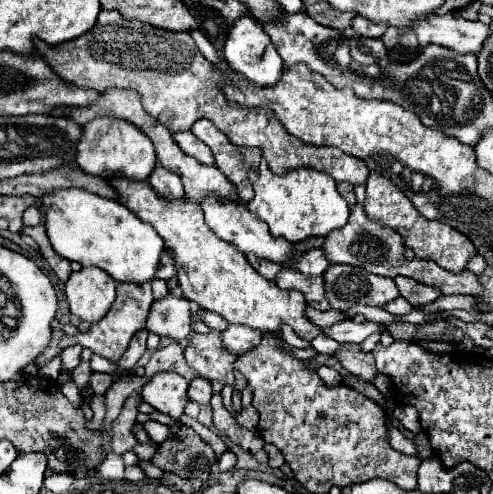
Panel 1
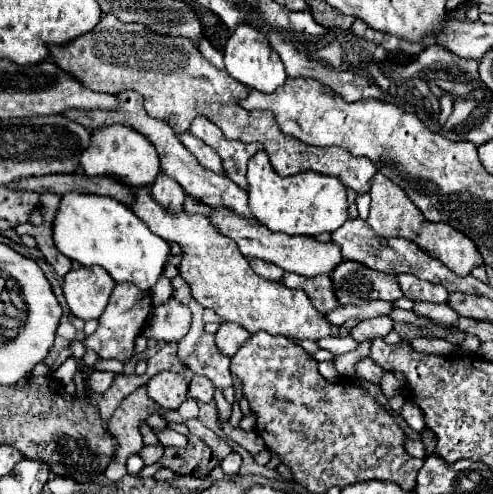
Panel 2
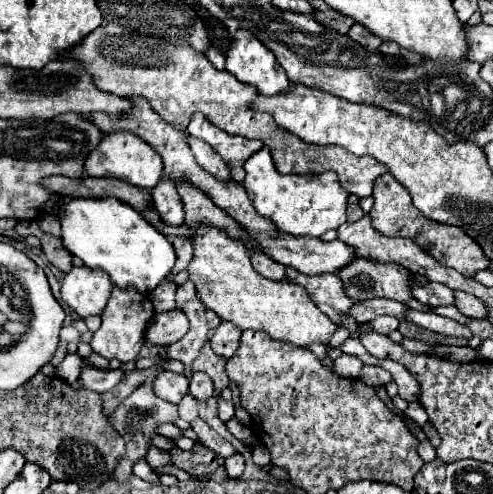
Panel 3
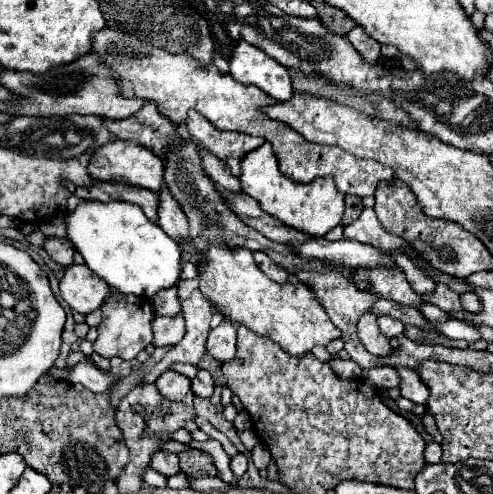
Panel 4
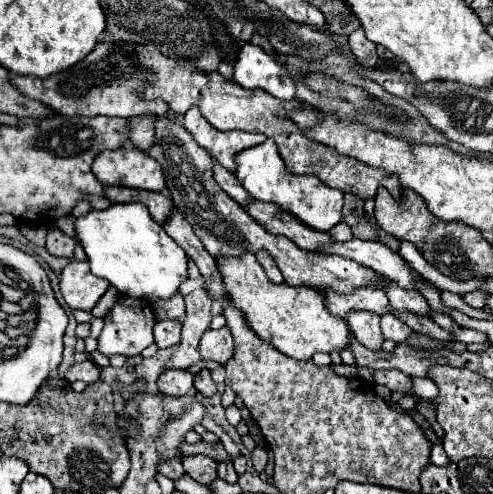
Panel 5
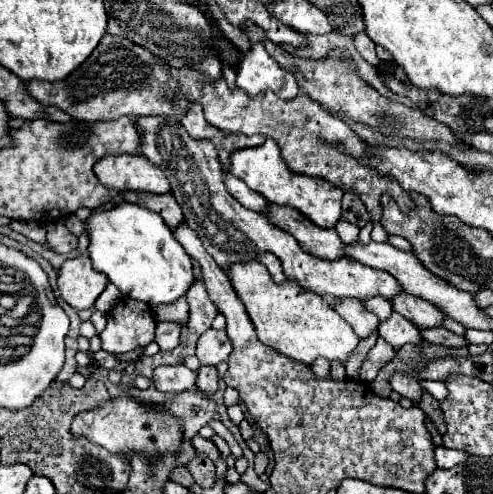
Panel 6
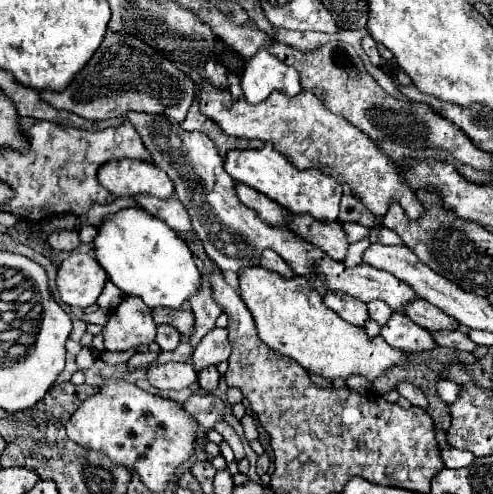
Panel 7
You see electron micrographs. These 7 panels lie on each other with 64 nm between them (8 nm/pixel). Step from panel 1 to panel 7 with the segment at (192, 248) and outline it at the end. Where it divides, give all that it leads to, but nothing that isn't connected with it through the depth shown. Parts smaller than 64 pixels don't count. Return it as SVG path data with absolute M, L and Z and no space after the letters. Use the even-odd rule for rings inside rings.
M252 266L240 272L240 296L254 316L262 342L328 382L334 382L336 378L346 380L354 374L374 382L386 374L386 370L410 360L408 352L392 348L382 336L370 338L364 328L342 320L336 312L326 308L320 294L304 276L286 280L262 266Z

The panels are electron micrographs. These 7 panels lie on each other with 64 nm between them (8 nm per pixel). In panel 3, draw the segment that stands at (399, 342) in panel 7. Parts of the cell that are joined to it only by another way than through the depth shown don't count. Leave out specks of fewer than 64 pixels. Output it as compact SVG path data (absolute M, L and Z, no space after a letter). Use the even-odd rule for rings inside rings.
M378 316L376 320L372 320L372 328L376 328L376 332L380 334L390 334L394 330L398 330L398 320L392 316Z

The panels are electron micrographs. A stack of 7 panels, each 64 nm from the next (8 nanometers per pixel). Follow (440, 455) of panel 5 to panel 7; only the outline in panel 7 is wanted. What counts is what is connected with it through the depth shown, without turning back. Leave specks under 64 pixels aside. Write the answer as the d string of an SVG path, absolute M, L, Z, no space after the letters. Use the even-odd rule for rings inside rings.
M456 448L442 450L442 460L444 460L446 468L466 468L474 462L474 458L476 456L472 452L466 452L466 450L456 450Z

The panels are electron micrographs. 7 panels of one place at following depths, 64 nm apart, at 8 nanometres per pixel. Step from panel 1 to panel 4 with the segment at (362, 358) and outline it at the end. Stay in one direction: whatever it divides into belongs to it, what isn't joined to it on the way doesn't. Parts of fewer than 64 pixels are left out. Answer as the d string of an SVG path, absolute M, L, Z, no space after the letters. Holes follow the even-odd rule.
M390 366L364 370L364 372L362 372L362 380L364 380L366 384L372 384L374 388L386 388L386 390L400 386L400 374L398 374L398 370L394 370L394 368L390 368Z

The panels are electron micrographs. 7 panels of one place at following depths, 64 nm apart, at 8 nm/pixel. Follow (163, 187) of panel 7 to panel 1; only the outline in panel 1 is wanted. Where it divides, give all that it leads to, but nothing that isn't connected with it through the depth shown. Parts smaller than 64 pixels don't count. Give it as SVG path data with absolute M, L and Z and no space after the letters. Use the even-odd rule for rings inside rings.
M96 118L90 124L84 126L84 136L82 142L78 144L78 154L76 154L78 166L92 176L104 176L104 178L114 178L114 176L124 176L128 180L144 182L150 178L154 168L158 166L158 158L152 146L152 140L140 132L134 124L128 124L124 120L116 118Z

